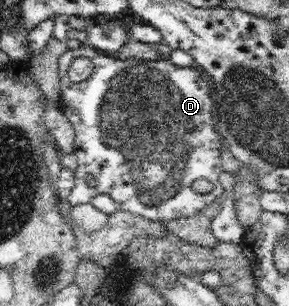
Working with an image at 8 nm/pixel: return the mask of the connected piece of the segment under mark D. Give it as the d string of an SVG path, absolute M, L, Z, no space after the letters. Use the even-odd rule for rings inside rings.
M92 45L68 48L58 61L62 86L60 109L75 131L74 156L77 158L73 171L75 182L67 197L71 207L91 203L100 193L106 193L114 200L117 209L129 211L150 221L160 221L165 226L172 219L194 217L208 204L220 201L227 195L218 175L222 172L221 150L225 148L215 129L212 116L212 90L196 65L176 66L170 58L141 61L137 58L116 58L101 54ZM77 57L87 57L94 64L93 72L86 81L74 83L69 78L68 68ZM206 178L214 186L209 193L197 193L192 182Z

